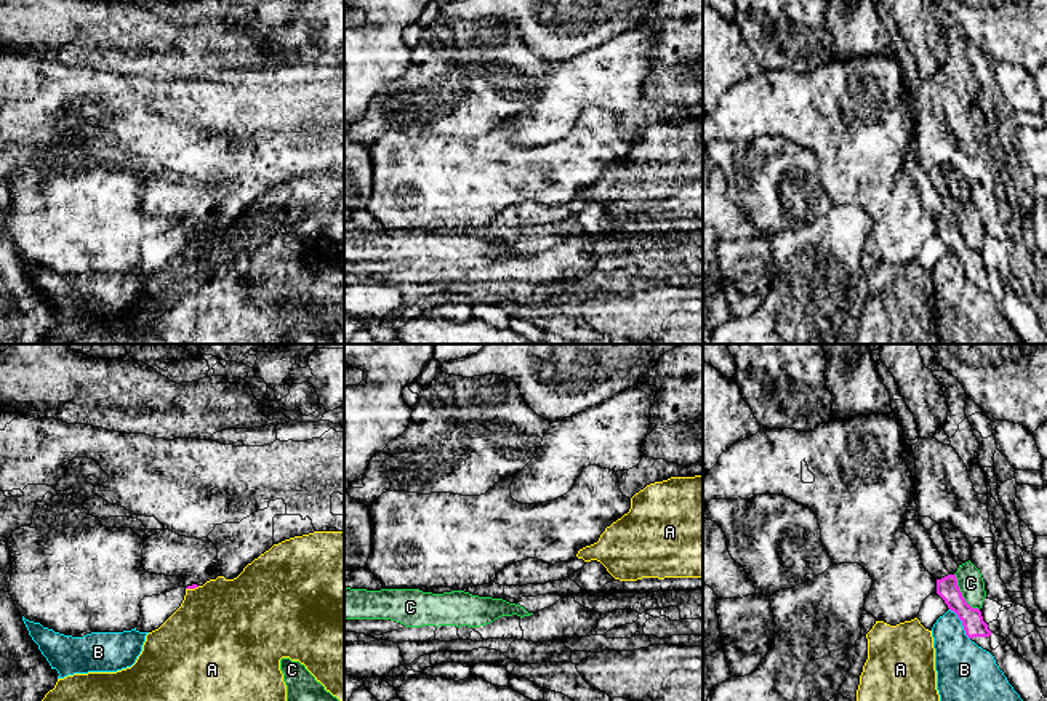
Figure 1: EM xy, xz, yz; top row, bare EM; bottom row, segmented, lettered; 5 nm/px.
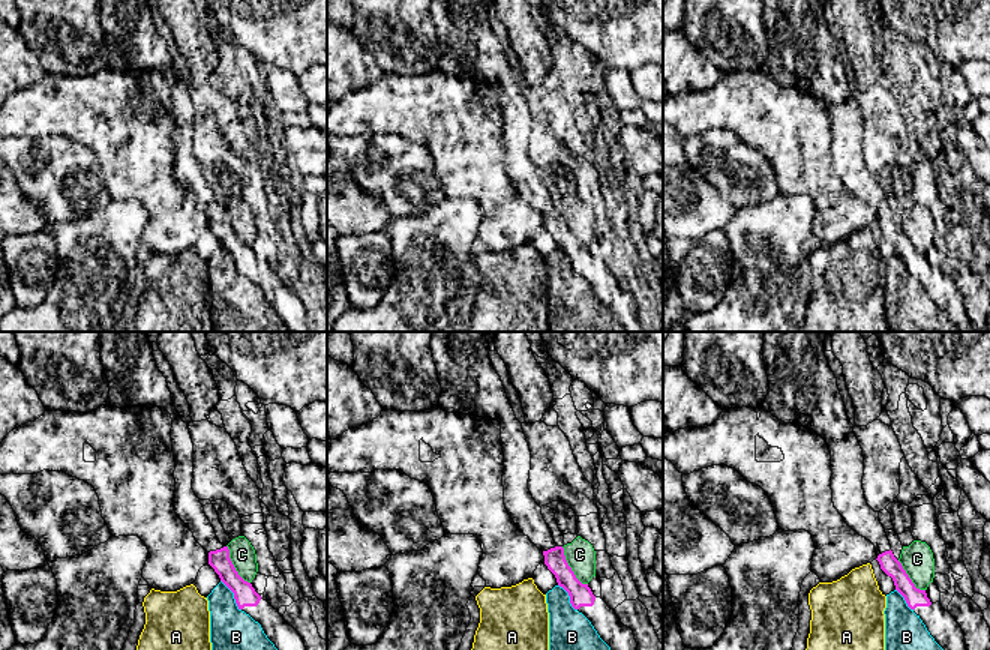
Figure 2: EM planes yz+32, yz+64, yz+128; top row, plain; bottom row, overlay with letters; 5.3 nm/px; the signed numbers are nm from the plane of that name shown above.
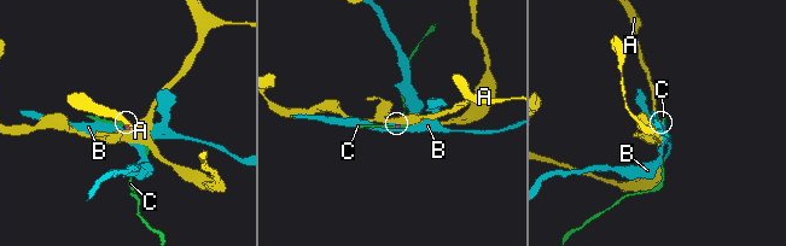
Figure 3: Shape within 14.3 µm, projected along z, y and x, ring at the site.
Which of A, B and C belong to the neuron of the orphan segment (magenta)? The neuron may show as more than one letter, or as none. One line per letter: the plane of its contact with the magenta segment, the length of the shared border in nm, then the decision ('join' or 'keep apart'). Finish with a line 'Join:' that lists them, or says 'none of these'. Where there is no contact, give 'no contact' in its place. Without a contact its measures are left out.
A: contact in xy; length 70 nm; keep apart
B: contact in yz; length 190 nm; keep apart
C: contact in yz; length 220 nm; keep apart
Join: none of these

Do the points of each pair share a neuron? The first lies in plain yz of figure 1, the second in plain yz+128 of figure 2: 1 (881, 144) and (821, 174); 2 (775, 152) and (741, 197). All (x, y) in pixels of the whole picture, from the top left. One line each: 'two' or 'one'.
1: one
2: one

